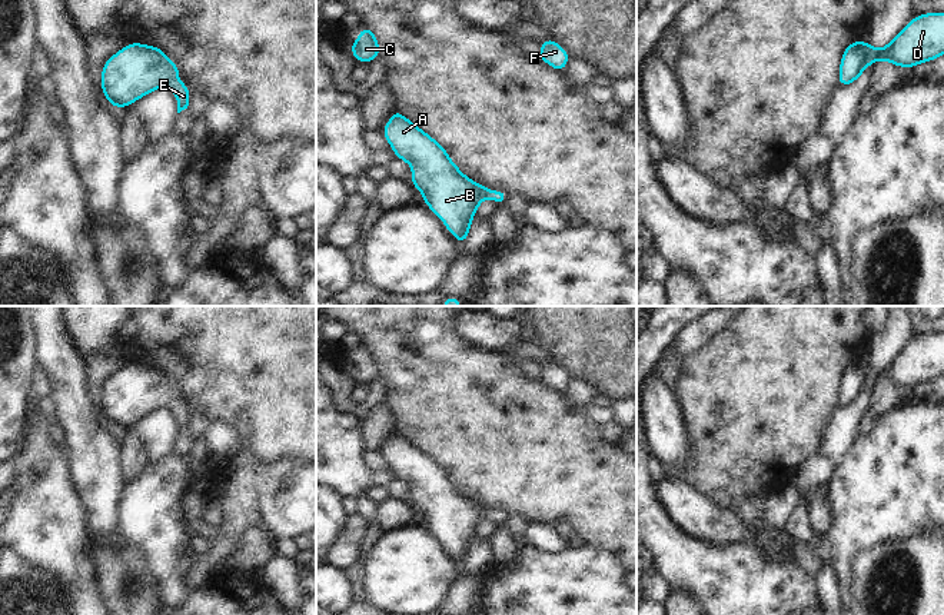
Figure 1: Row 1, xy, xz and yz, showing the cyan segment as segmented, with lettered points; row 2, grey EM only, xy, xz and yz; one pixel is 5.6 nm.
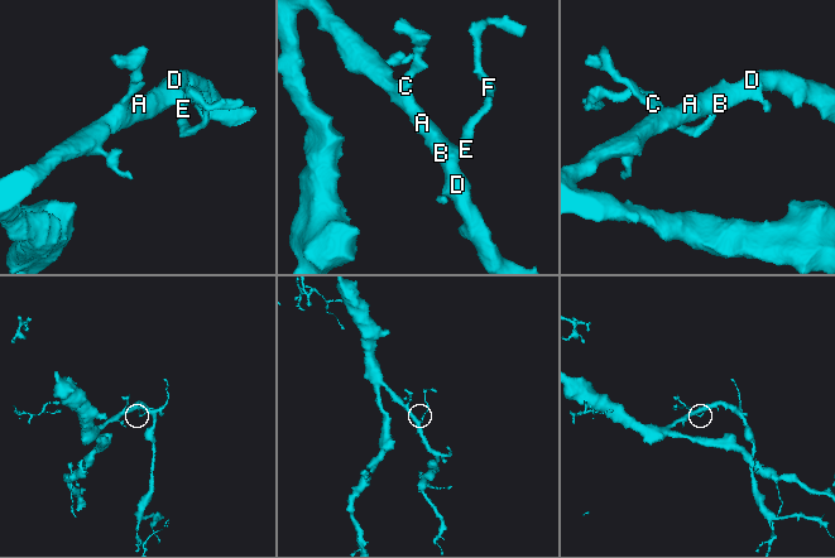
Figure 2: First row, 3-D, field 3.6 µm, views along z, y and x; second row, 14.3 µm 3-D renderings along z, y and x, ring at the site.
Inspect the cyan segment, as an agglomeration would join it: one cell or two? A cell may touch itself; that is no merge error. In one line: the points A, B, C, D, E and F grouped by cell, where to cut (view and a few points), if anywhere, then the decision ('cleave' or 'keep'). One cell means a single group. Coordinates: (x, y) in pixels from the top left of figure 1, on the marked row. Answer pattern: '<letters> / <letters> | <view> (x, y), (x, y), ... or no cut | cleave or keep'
A B C D E F | no cut | keep

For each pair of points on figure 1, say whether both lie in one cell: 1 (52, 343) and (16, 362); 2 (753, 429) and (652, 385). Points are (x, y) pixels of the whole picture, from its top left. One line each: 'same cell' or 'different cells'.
1: different cells
2: different cells

